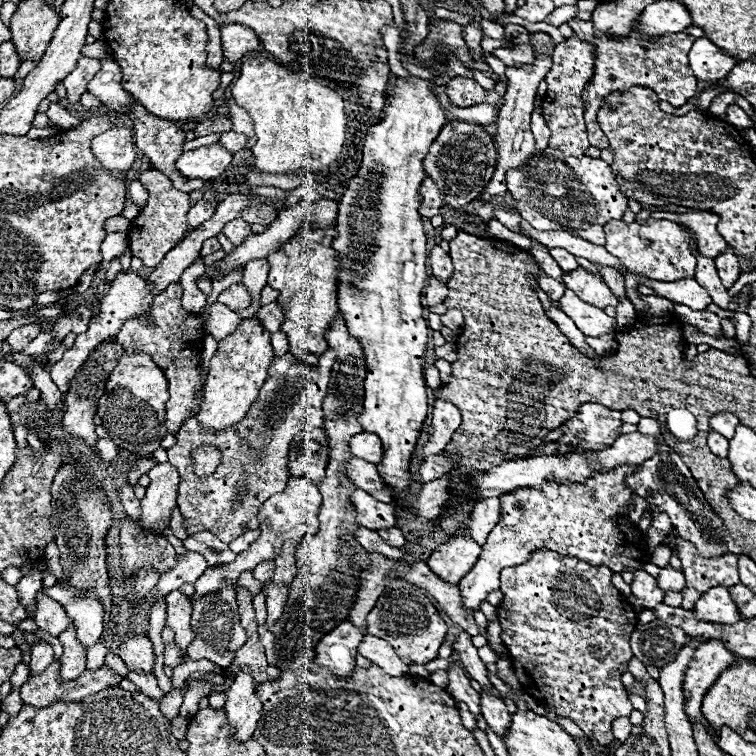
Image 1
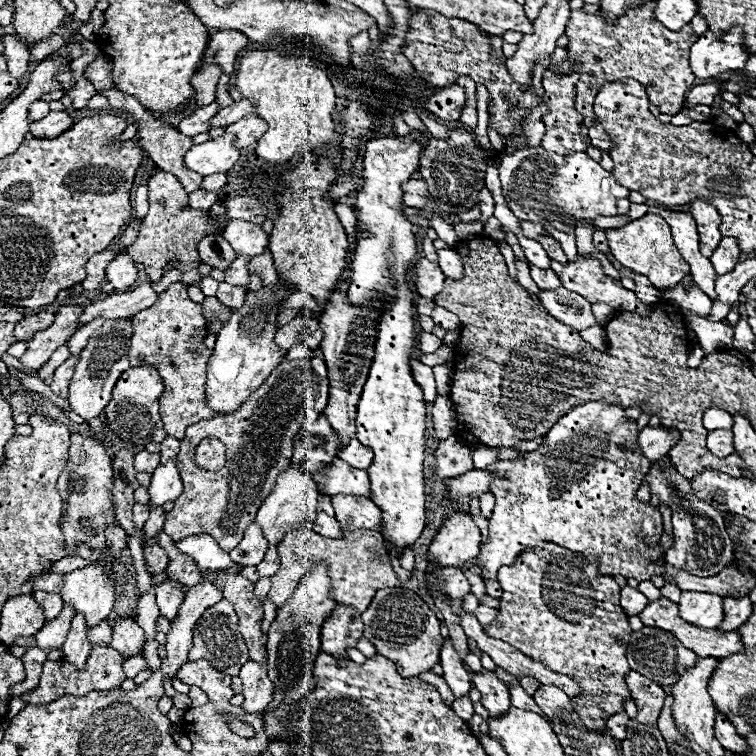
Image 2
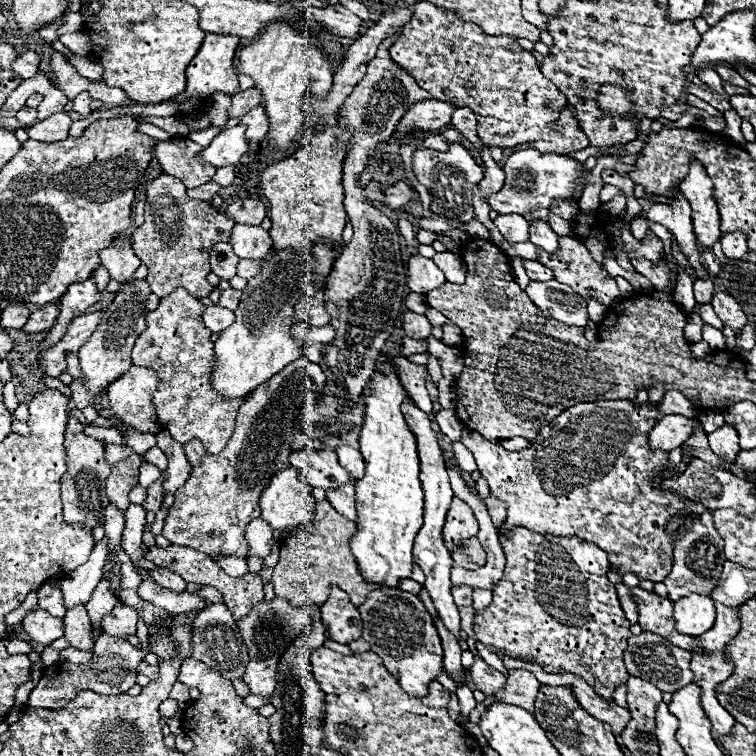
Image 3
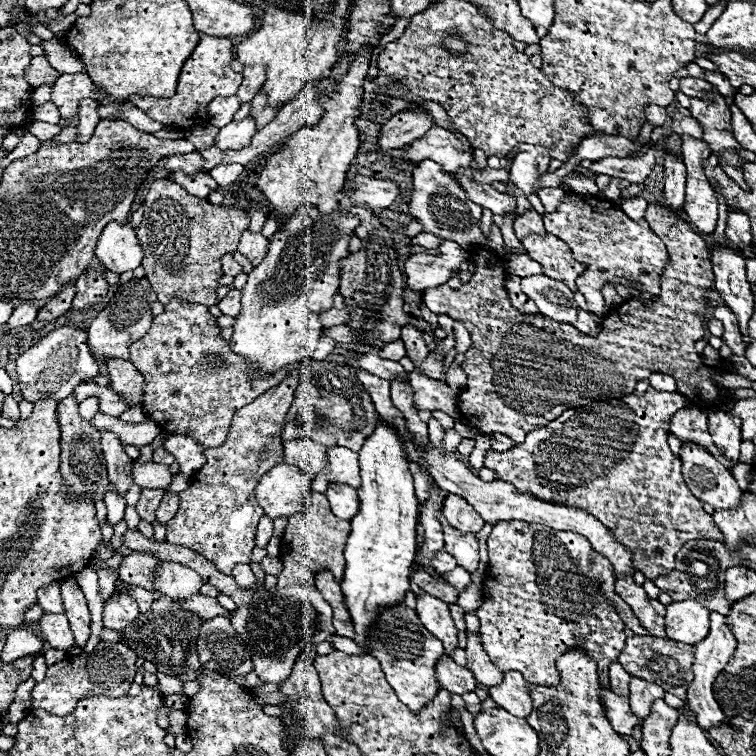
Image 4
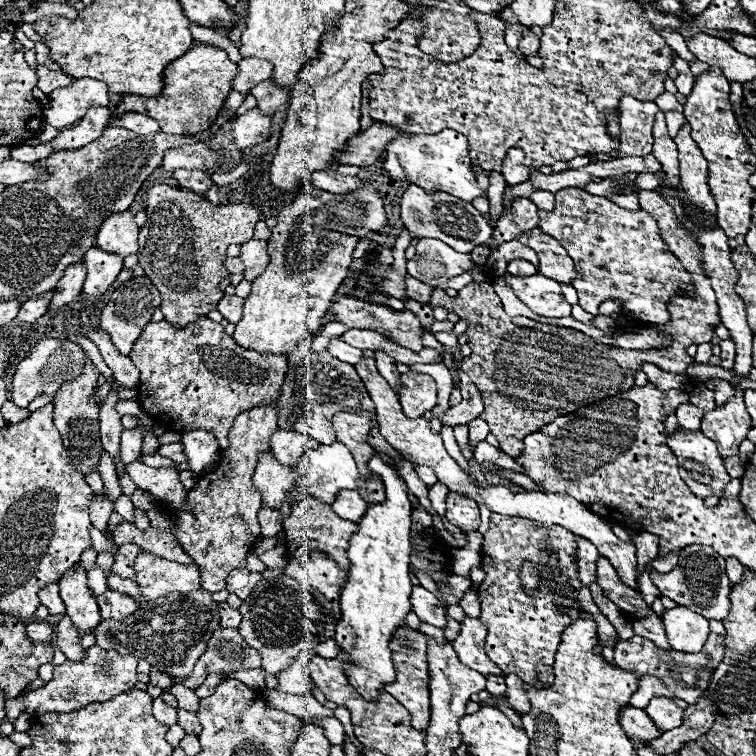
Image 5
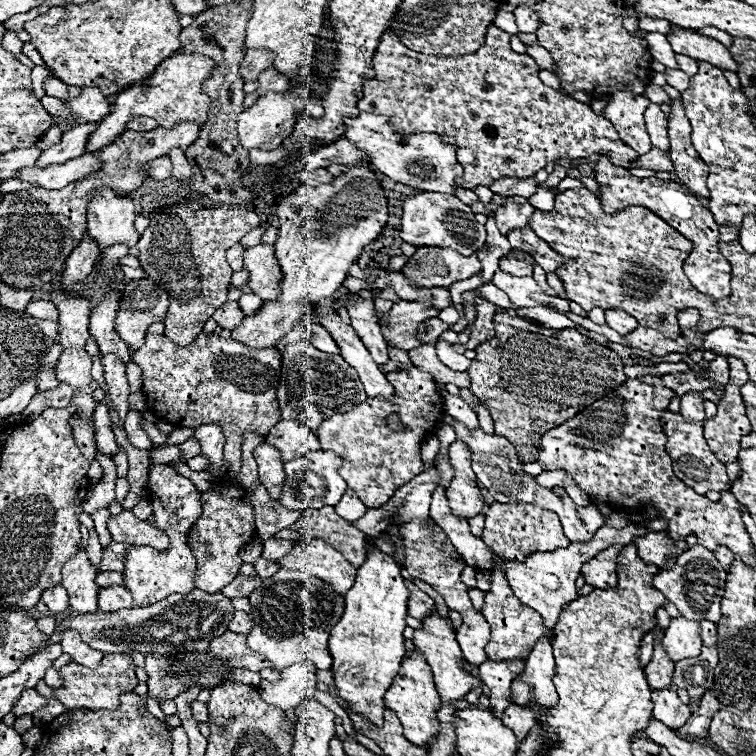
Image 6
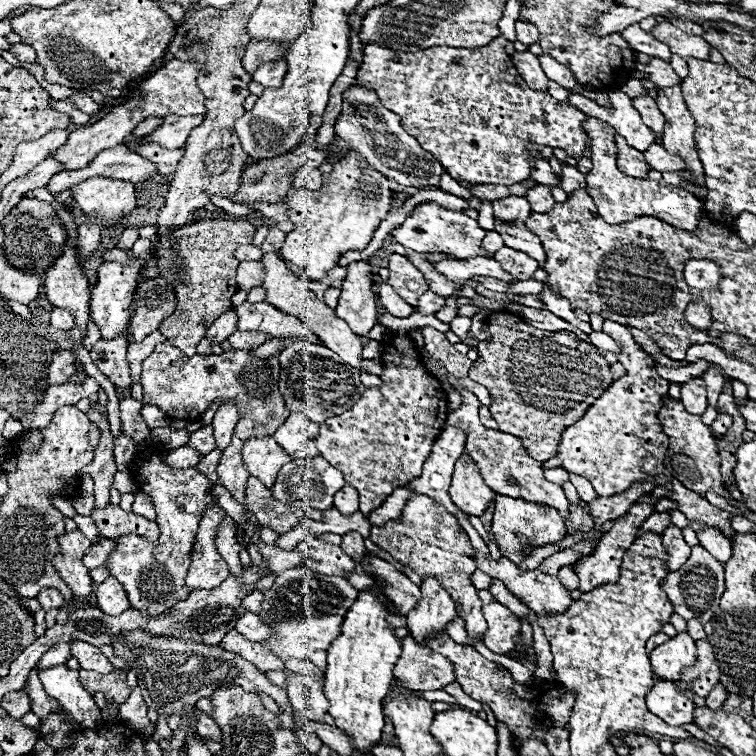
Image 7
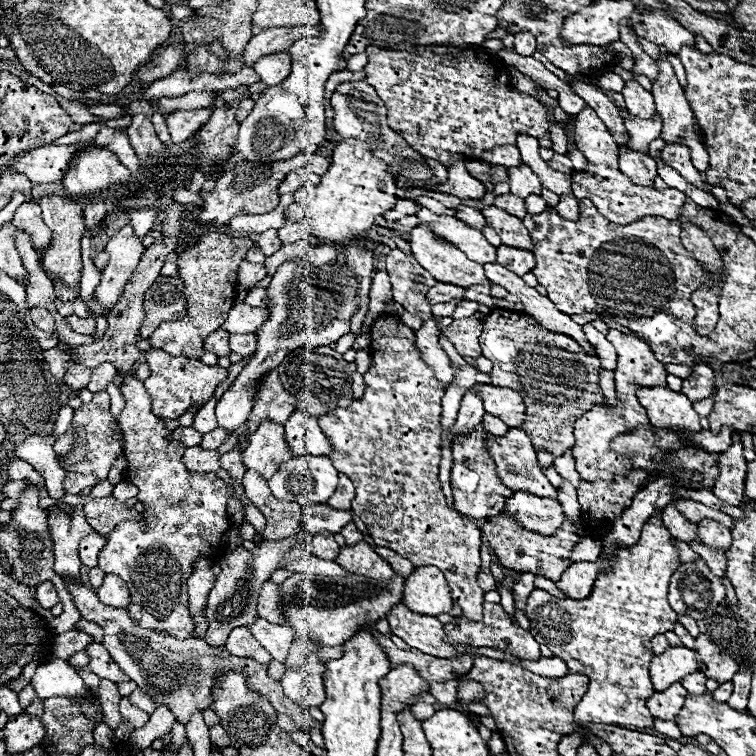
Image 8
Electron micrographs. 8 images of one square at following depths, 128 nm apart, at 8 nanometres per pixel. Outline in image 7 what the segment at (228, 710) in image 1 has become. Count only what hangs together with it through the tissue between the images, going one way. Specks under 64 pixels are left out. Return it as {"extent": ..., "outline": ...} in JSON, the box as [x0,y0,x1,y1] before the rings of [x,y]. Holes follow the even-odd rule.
{"extent":[258,566,358,660],"outline":[[[304,566],[278,572],[274,586],[264,592],[262,610],[258,614],[260,620],[272,628],[272,636],[264,640],[264,648],[282,660],[304,660],[304,654],[312,650],[328,650],[356,596],[358,590],[344,578],[324,576]]]}

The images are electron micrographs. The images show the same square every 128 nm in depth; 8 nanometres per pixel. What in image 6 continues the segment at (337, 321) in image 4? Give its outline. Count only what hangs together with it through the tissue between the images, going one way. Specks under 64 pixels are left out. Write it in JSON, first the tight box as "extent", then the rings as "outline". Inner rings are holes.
{"extent":[382,300,440,352],"outline":[[[400,300],[392,306],[392,310],[388,310],[384,314],[386,324],[382,324],[382,334],[388,342],[388,346],[400,348],[410,352],[412,348],[418,348],[422,342],[418,336],[418,326],[420,322],[438,316],[440,310],[436,310],[432,306],[432,302],[426,300],[416,300],[416,302],[408,302],[408,300]]]}

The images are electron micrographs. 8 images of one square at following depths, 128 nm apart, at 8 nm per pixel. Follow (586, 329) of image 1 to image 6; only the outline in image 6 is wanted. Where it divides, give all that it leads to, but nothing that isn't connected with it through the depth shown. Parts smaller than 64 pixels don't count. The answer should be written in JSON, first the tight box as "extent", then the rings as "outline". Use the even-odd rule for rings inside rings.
{"extent":[492,270,570,314],"outline":[[[498,270],[492,276],[492,284],[496,284],[500,290],[504,290],[510,300],[512,300],[512,308],[508,310],[512,314],[514,308],[536,308],[536,306],[550,306],[556,308],[558,312],[570,312],[568,300],[562,300],[558,296],[548,296],[534,278],[518,278],[512,274],[506,274],[502,270]]]}

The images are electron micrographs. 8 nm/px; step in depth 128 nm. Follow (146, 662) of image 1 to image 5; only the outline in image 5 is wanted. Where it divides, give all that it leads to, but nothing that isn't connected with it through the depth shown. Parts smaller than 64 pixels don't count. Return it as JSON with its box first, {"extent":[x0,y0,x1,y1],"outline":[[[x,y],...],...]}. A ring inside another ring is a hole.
{"extent":[98,590,138,620],"outline":[[[106,590],[98,598],[98,606],[100,606],[102,618],[114,618],[114,620],[122,620],[126,616],[132,616],[132,612],[138,610],[138,602],[134,598],[114,592],[114,590]]]}

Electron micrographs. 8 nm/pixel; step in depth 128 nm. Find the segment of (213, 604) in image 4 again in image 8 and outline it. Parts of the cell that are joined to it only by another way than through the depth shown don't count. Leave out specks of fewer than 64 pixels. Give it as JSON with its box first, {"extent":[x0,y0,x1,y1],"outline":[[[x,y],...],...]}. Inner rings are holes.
{"extent":[248,618,294,662],"outline":[[[258,618],[248,628],[250,628],[252,636],[272,654],[274,660],[278,660],[278,662],[286,660],[290,644],[294,640],[294,630],[290,626],[270,624],[264,618]]]}

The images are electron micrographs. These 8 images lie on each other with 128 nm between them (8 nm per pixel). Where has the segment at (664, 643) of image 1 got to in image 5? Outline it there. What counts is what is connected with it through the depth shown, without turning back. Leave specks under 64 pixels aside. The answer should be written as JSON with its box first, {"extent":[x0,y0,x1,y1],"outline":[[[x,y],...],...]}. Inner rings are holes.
{"extent":[614,636,710,704],"outline":[[[632,636],[630,640],[620,640],[614,648],[614,660],[616,660],[616,666],[620,666],[622,670],[628,670],[628,672],[634,672],[640,676],[650,674],[650,676],[660,678],[668,690],[672,690],[678,698],[682,698],[688,704],[696,704],[710,682],[710,674],[704,670],[704,666],[708,664],[706,654],[702,654],[702,652],[684,654],[684,652],[676,652],[676,650],[662,650],[652,640],[646,640],[642,636]]]}

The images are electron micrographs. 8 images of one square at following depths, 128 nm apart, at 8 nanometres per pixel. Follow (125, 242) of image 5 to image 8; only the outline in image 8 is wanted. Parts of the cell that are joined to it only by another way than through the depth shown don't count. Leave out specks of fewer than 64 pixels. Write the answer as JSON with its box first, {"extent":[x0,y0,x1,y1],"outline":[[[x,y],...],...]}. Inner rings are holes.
{"extent":[62,148,132,198],"outline":[[[108,148],[82,150],[72,160],[62,184],[72,198],[84,198],[88,194],[106,192],[112,184],[128,184],[132,180],[128,168],[120,164],[114,152]]]}

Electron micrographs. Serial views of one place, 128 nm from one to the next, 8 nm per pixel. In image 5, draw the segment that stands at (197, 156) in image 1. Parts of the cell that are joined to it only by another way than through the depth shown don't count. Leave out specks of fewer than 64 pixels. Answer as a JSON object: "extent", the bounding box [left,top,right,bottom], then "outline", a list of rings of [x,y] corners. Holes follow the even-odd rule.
{"extent":[232,108,270,148],"outline":[[[258,108],[248,110],[246,114],[238,116],[232,126],[232,138],[238,148],[248,148],[254,144],[260,144],[270,134],[270,116],[260,114]]]}

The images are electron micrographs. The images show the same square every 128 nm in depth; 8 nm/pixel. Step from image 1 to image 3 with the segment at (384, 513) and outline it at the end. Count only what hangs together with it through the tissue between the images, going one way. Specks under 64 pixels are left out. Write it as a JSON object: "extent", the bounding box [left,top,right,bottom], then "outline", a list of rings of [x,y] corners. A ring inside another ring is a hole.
{"extent":[326,484,358,520],"outline":[[[346,484],[344,488],[336,488],[336,490],[328,492],[326,496],[328,496],[328,502],[334,506],[334,510],[340,512],[340,516],[344,516],[348,520],[358,520],[354,484]]]}

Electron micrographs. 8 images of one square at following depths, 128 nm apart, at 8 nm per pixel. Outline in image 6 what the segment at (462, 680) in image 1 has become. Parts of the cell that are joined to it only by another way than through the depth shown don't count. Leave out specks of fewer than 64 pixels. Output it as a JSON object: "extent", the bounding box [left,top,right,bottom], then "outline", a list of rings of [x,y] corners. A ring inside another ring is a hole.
{"extent":[406,580,434,620],"outline":[[[406,580],[406,586],[408,586],[408,590],[410,590],[410,600],[408,600],[408,614],[410,616],[414,616],[414,618],[418,618],[418,620],[424,620],[426,616],[430,616],[432,612],[434,612],[434,600],[426,594],[426,592],[422,592],[414,582],[410,582],[410,580]]]}

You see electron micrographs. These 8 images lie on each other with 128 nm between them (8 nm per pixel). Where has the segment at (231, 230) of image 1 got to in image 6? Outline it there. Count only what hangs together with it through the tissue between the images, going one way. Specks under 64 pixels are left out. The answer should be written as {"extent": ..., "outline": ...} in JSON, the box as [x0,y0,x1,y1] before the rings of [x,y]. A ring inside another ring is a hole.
{"extent":[244,244,280,300],"outline":[[[258,244],[244,250],[244,266],[248,270],[248,286],[264,300],[274,300],[280,280],[280,268],[276,264],[274,248],[270,244]]]}

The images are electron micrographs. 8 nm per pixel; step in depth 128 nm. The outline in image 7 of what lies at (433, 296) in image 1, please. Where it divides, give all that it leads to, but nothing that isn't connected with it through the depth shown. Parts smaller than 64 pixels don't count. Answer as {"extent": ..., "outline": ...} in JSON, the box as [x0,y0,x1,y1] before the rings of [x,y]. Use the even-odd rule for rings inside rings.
{"extent":[432,258,514,282],"outline":[[[444,258],[436,264],[432,264],[434,270],[442,276],[446,276],[452,282],[464,282],[470,280],[474,276],[492,276],[492,278],[500,278],[500,280],[508,280],[514,282],[514,276],[504,272],[500,264],[496,264],[494,258],[468,258],[468,260],[456,260],[456,258]]]}

